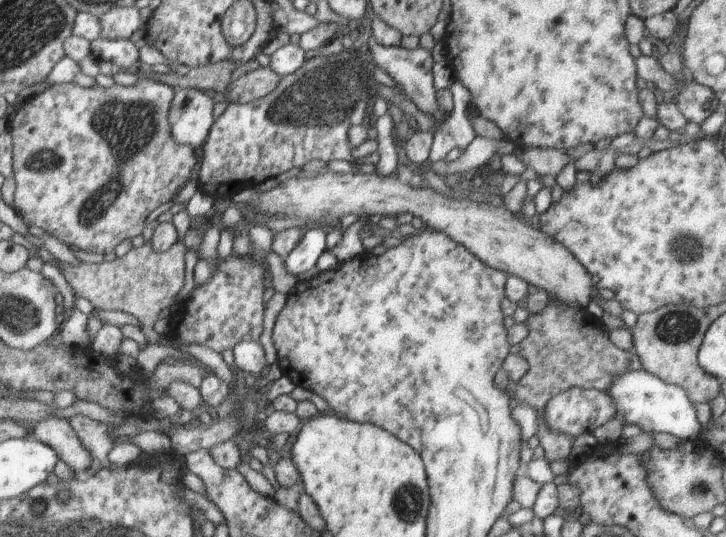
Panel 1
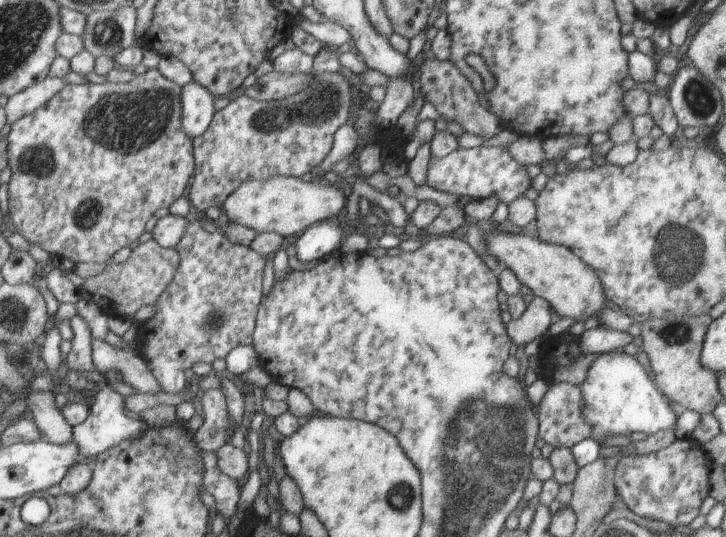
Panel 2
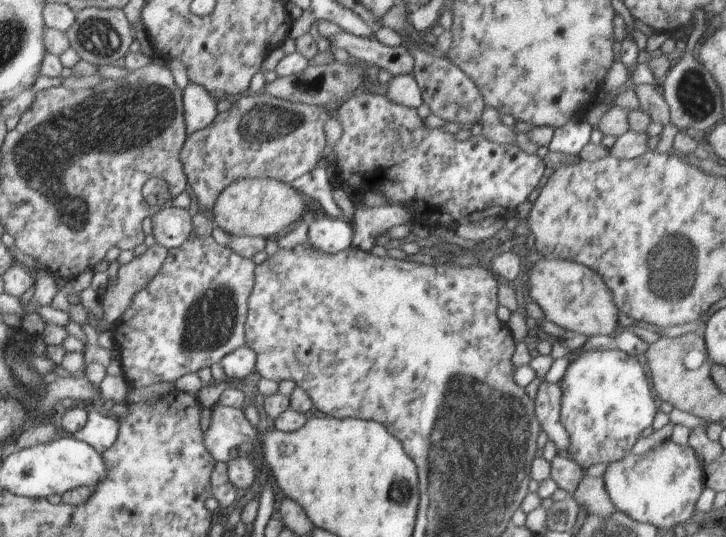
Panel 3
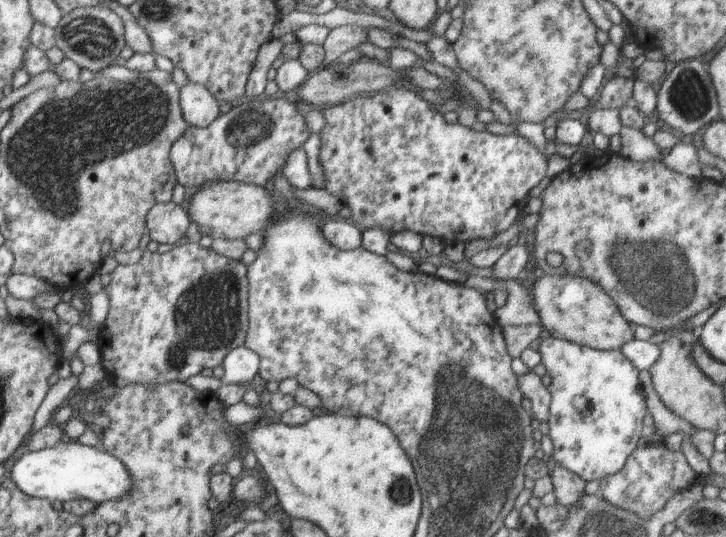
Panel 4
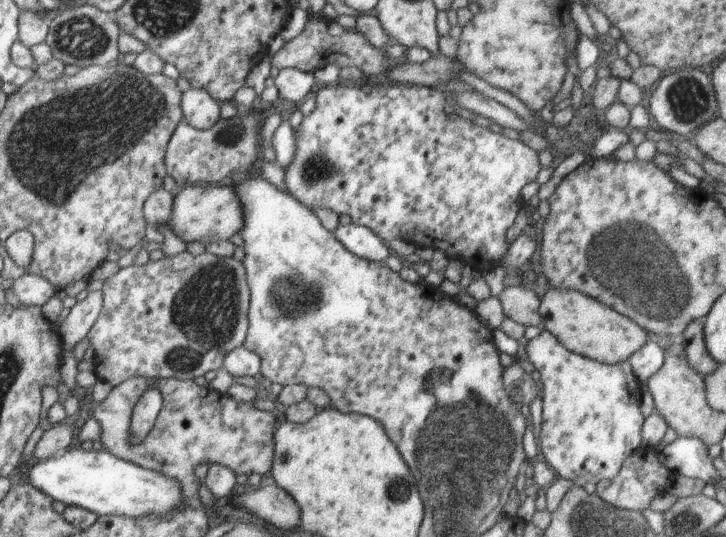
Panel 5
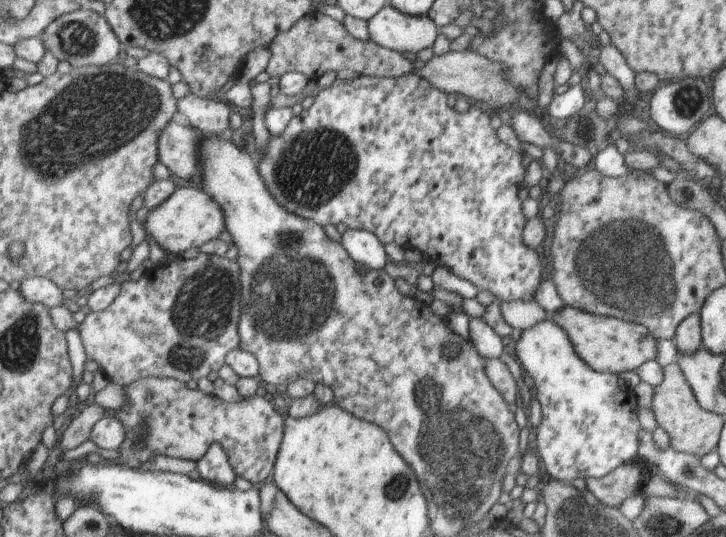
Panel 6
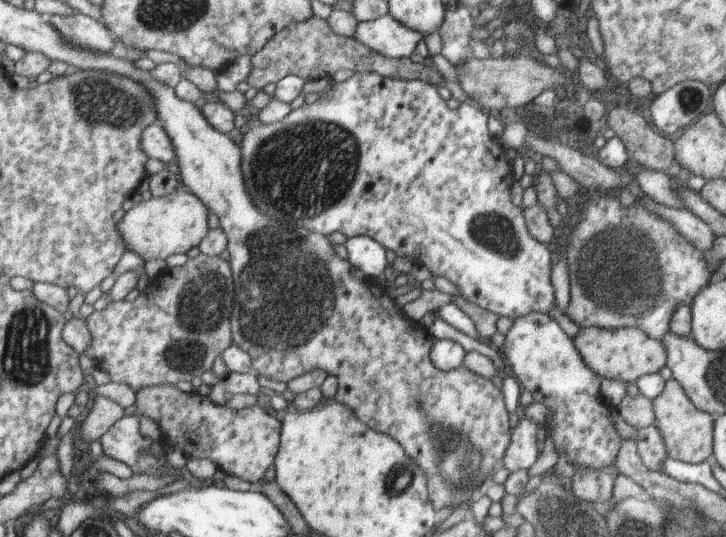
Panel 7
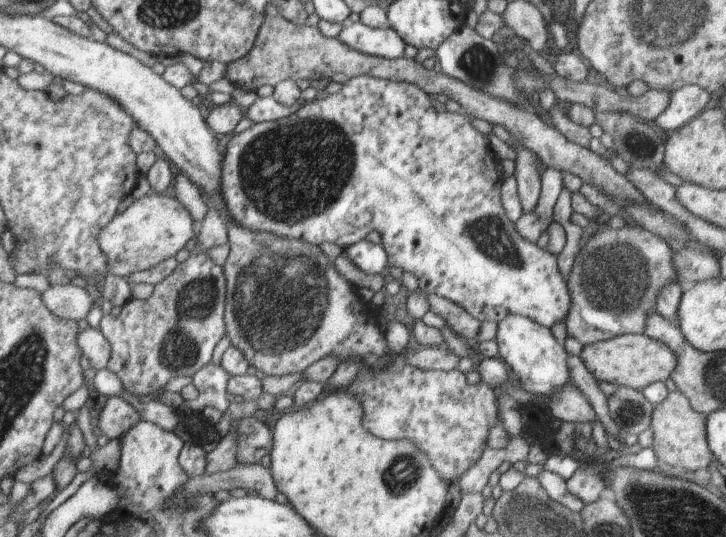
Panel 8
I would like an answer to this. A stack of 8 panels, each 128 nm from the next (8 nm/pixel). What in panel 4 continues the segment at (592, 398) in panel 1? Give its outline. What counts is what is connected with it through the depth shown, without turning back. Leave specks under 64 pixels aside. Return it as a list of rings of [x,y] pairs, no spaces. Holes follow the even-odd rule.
[[[533,371],[518,375],[517,388],[522,391],[524,398],[532,403],[530,414],[540,422],[548,420],[548,407],[551,401],[549,390],[542,385],[542,379]]]

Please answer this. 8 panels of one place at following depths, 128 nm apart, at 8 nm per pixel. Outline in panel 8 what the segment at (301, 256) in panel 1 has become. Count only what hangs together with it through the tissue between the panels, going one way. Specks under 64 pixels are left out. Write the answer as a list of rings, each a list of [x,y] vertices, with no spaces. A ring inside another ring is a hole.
[[[362,239],[345,248],[350,260],[366,274],[383,272],[387,264],[387,254],[384,247]]]

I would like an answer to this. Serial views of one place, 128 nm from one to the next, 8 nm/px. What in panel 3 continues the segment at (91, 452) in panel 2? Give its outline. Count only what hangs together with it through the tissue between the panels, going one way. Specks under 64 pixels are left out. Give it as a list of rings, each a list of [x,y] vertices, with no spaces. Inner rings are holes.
[[[101,409],[91,410],[85,426],[73,436],[92,445],[92,448],[102,454],[114,444],[119,431],[117,420],[110,418],[109,414]]]

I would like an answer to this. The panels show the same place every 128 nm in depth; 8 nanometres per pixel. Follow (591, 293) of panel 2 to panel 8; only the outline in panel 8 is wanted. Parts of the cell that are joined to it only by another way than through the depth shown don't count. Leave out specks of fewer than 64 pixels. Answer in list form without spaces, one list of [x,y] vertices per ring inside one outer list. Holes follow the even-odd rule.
[[[632,333],[584,346],[581,358],[596,380],[643,390],[649,384],[666,382],[678,366],[679,358],[662,341],[647,337],[644,333]]]

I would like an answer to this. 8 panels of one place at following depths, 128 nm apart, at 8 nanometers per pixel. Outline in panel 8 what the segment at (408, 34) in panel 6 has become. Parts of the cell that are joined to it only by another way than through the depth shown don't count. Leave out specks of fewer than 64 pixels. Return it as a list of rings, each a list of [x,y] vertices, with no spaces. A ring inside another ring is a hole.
[[[362,21],[346,22],[337,39],[352,50],[387,59],[402,57],[407,45],[389,26],[385,29],[373,29],[362,24]]]

